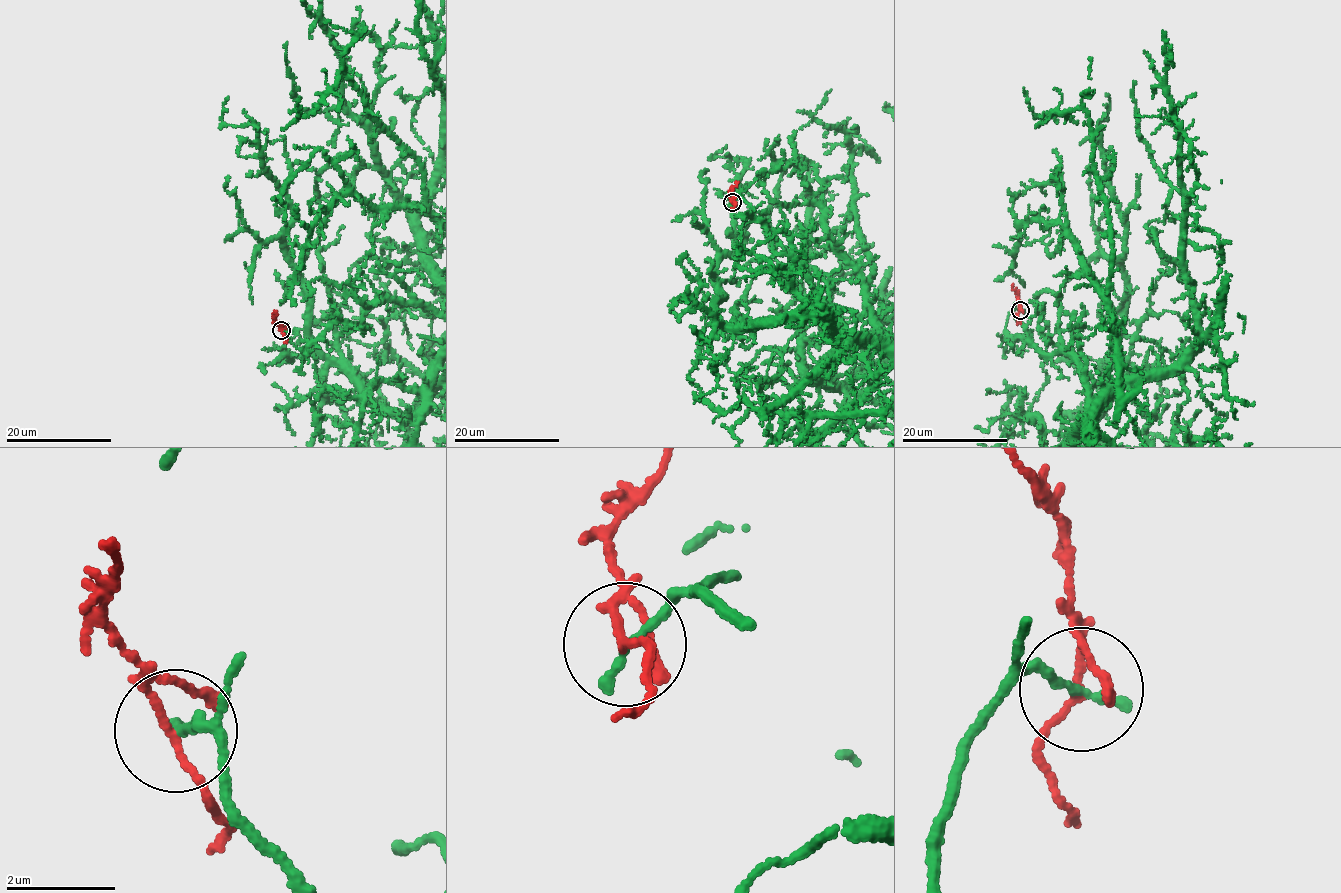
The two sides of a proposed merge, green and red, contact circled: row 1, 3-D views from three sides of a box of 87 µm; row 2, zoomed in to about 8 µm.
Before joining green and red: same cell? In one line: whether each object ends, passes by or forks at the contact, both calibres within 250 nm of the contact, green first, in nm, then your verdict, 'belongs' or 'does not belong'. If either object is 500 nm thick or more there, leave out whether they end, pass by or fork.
green ends | red passes by | 200/130 nm | does not belong

